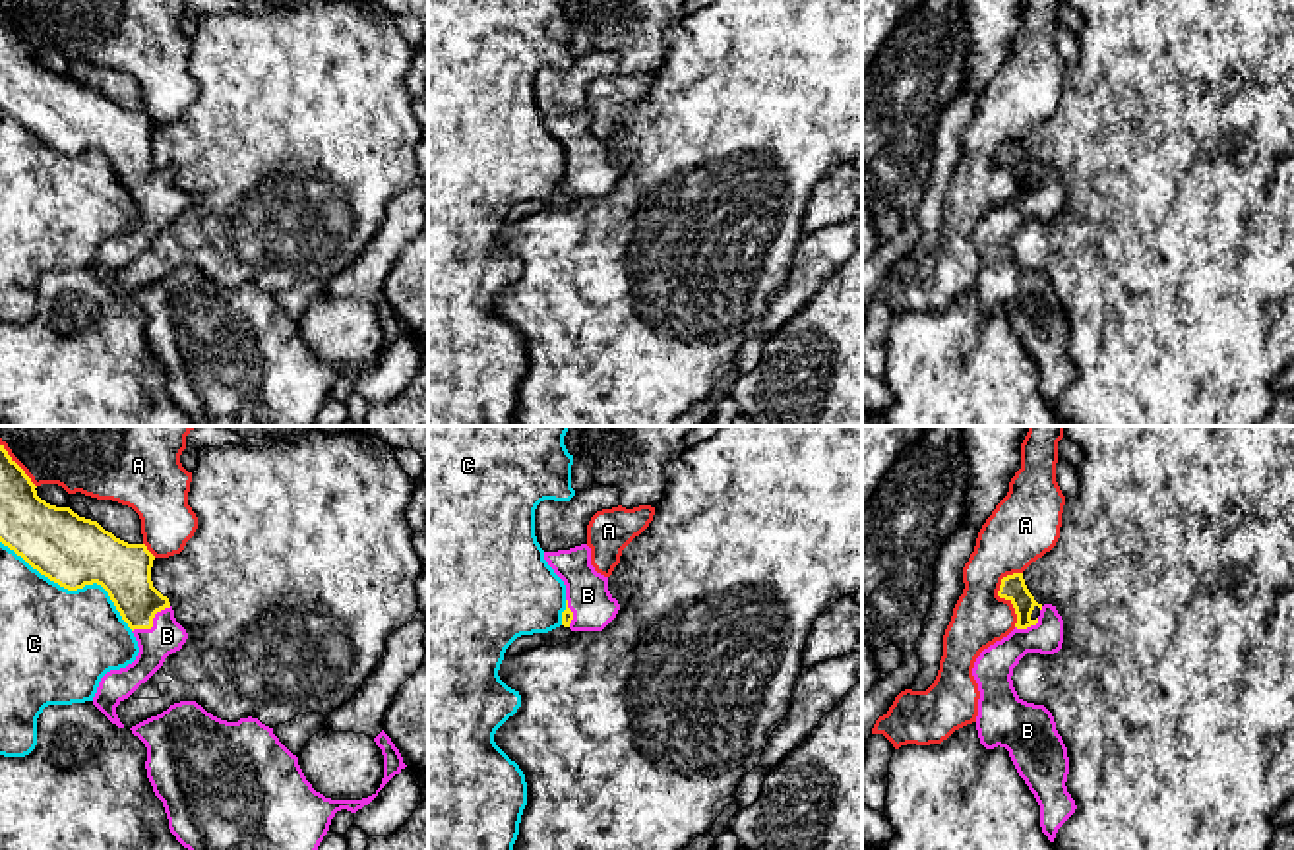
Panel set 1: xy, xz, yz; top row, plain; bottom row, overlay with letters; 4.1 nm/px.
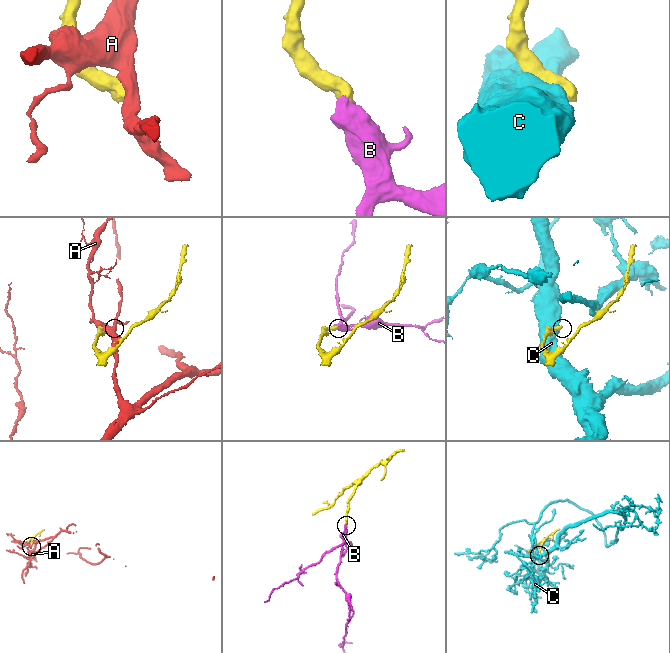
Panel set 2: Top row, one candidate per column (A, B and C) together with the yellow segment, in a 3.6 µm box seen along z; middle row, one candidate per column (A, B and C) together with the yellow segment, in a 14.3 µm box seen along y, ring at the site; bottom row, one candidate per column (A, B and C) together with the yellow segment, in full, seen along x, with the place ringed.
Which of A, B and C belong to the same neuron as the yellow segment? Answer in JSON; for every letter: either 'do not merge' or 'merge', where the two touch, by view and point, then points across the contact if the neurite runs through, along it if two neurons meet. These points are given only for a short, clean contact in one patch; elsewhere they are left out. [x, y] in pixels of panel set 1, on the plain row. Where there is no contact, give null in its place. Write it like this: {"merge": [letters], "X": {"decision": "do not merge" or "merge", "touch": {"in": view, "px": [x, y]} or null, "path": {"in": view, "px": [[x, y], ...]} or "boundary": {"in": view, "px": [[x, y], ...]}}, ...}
{"merge": ["B"], "A": {"decision": "do not merge", "touch": {"in": "yz", "px": [998, 161]}}, "B": {"decision": "merge", "touch": {"in": "xy", "px": [152, 188]}, "path": {"in": "xy", "px": [[123, 136], [134, 163], [152, 188], [167, 202]]}}, "C": {"decision": "do not merge", "touch": {"in": "xy", "px": [72, 155]}}}

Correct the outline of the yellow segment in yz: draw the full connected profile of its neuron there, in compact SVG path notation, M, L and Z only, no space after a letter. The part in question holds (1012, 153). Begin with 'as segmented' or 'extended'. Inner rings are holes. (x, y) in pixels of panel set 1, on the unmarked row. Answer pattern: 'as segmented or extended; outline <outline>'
extended; outline M1023 139L1001 145L1000 165L1013 170L1017 180L1015 196L980 219L974 228L972 242L978 250L978 283L976 296L986 316L1005 314L1009 323L1034 360L1040 372L1042 399L1054 409L1058 395L1075 379L1077 372L1067 358L1069 323L1062 302L1056 296L1052 279L1044 271L1023 267L1013 254L1013 234L1027 219L1054 221L1063 209L1063 186L1052 170L1038 170L1029 159Z

